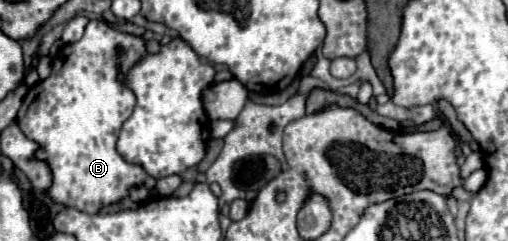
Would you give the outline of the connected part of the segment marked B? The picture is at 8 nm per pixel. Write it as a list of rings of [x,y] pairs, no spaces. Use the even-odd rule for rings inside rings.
[[[89,20],[83,38],[73,44],[61,46],[59,52],[53,56],[51,76],[29,88],[27,96],[23,98],[23,106],[17,114],[17,124],[23,134],[27,134],[27,138],[43,146],[43,150],[39,150],[39,158],[47,158],[47,162],[51,162],[53,184],[47,194],[55,202],[95,214],[103,206],[125,198],[131,188],[145,182],[147,172],[137,164],[127,164],[115,150],[119,126],[123,126],[135,106],[135,96],[131,94],[131,90],[127,90],[127,86],[119,86],[117,74],[119,70],[127,72],[143,54],[147,54],[143,38],[113,30],[103,20]]]

